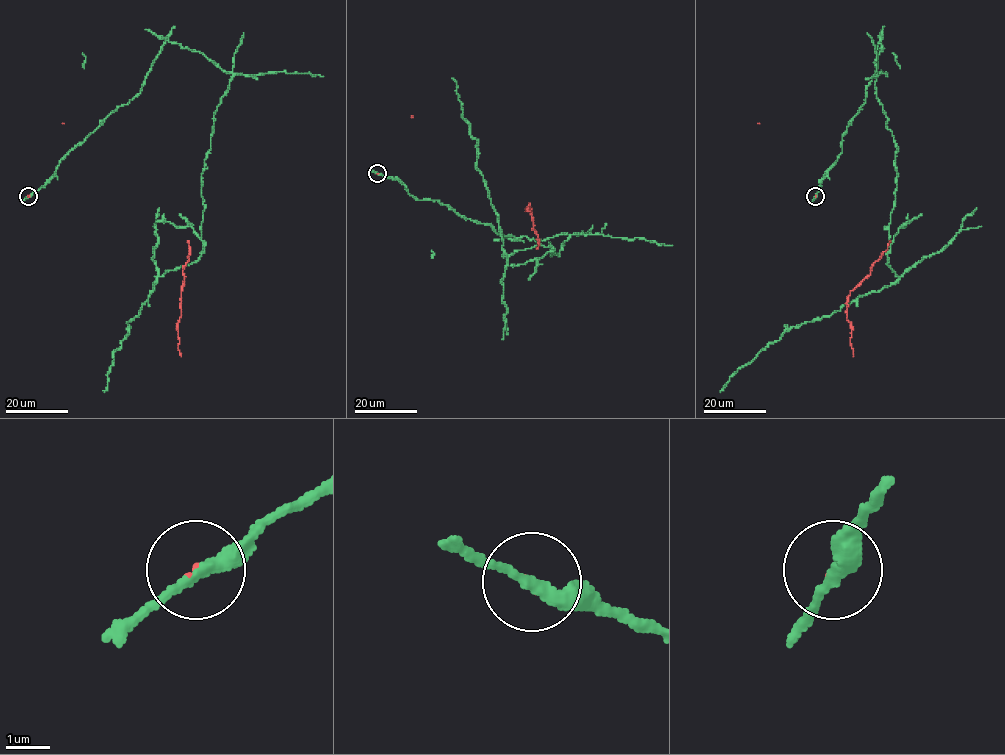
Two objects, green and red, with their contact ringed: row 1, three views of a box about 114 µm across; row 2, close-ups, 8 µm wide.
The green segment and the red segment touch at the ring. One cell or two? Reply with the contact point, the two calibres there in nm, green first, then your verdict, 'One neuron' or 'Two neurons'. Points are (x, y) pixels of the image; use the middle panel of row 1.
Place: (377, 173). Thickness 280 nm (green) against 60 nm. Two neurons

